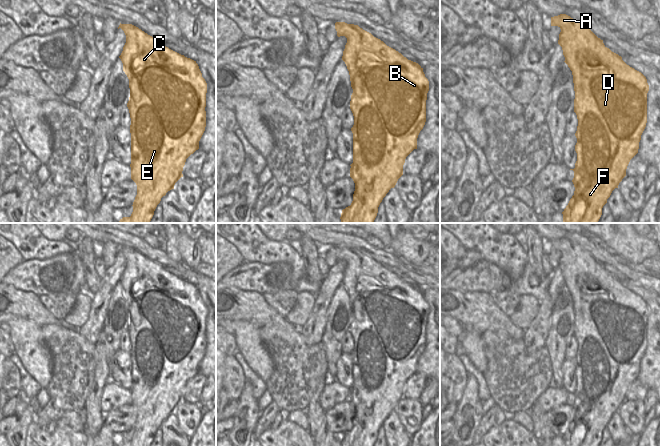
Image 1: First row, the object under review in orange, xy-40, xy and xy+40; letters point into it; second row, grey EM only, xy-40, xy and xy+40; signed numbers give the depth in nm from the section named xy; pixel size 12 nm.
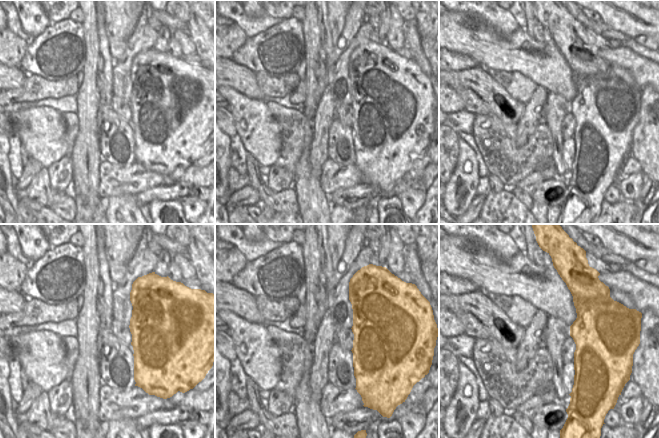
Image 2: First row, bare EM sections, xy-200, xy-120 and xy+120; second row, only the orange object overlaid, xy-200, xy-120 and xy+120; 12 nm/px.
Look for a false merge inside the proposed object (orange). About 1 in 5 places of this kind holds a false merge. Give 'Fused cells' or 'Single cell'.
Single cell

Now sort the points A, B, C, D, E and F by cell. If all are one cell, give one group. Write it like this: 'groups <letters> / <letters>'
groups A B C D E F

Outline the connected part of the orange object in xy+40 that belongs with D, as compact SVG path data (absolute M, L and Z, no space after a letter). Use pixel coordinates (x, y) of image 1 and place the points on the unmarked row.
M566 238L551 241L551 250L561 253L558 268L562 271L565 287L573 299L575 323L574 336L578 350L575 360L577 385L572 404L575 415L568 429L562 436L563 446L598 446L602 432L607 427L612 415L626 400L630 384L638 377L641 359L647 347L647 317L649 309L646 301L627 289L622 281L607 272L588 251Z

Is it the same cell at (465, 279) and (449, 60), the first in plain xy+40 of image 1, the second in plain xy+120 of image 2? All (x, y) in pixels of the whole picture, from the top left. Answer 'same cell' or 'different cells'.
same cell

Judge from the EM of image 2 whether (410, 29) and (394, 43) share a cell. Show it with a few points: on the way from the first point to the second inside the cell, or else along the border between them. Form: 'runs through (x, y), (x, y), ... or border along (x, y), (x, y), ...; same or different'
border along (405, 21), (404, 45); different

